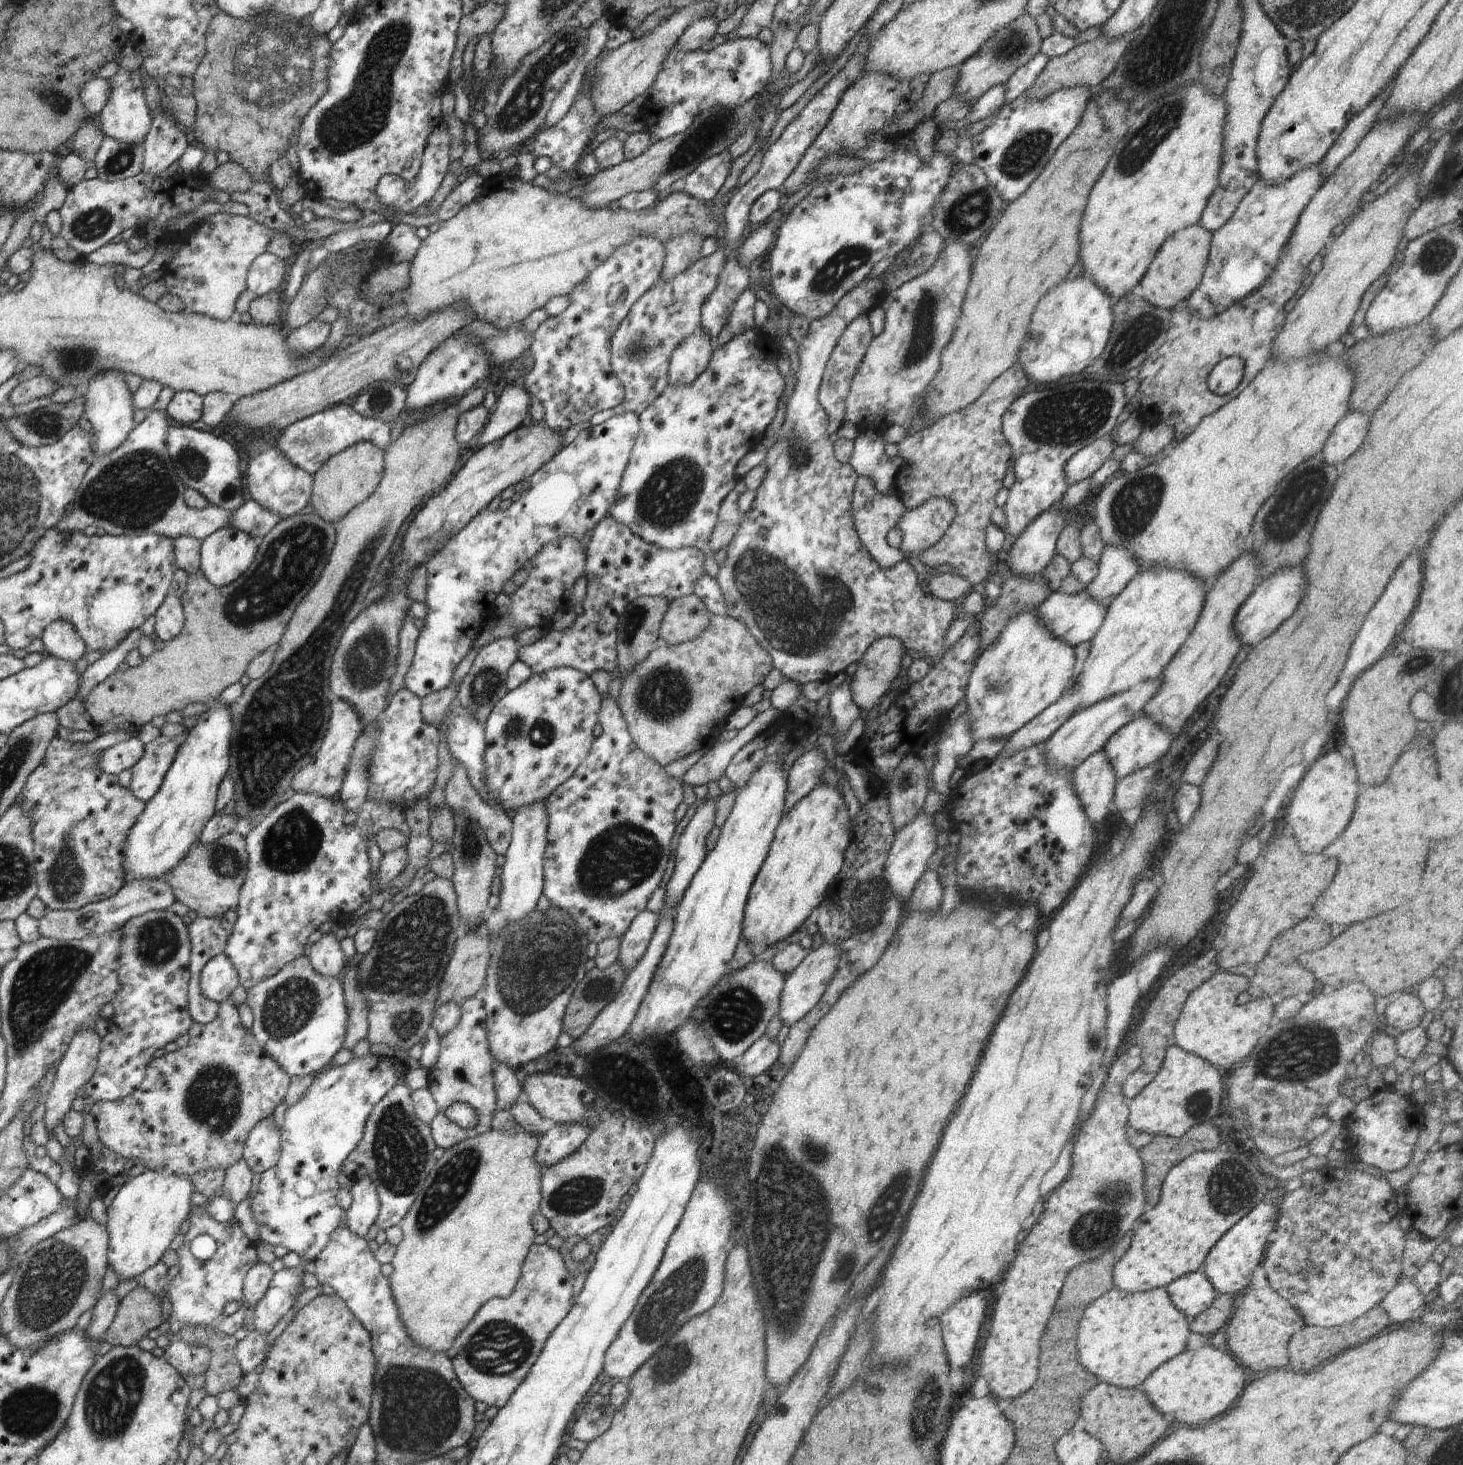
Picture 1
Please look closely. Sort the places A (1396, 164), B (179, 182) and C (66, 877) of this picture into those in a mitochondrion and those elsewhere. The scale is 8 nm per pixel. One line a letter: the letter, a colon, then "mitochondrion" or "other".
A: other
B: other
C: mitochondrion

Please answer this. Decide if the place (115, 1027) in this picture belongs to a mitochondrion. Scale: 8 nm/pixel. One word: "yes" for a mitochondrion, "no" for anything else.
no

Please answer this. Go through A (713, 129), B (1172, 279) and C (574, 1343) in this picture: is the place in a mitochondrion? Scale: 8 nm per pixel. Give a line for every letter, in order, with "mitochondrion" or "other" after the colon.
A: mitochondrion
B: other
C: other

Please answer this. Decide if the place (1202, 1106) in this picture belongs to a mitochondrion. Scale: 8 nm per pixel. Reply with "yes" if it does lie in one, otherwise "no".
no

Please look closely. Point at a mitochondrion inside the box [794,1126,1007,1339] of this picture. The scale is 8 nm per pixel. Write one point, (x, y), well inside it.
(885, 1209)

